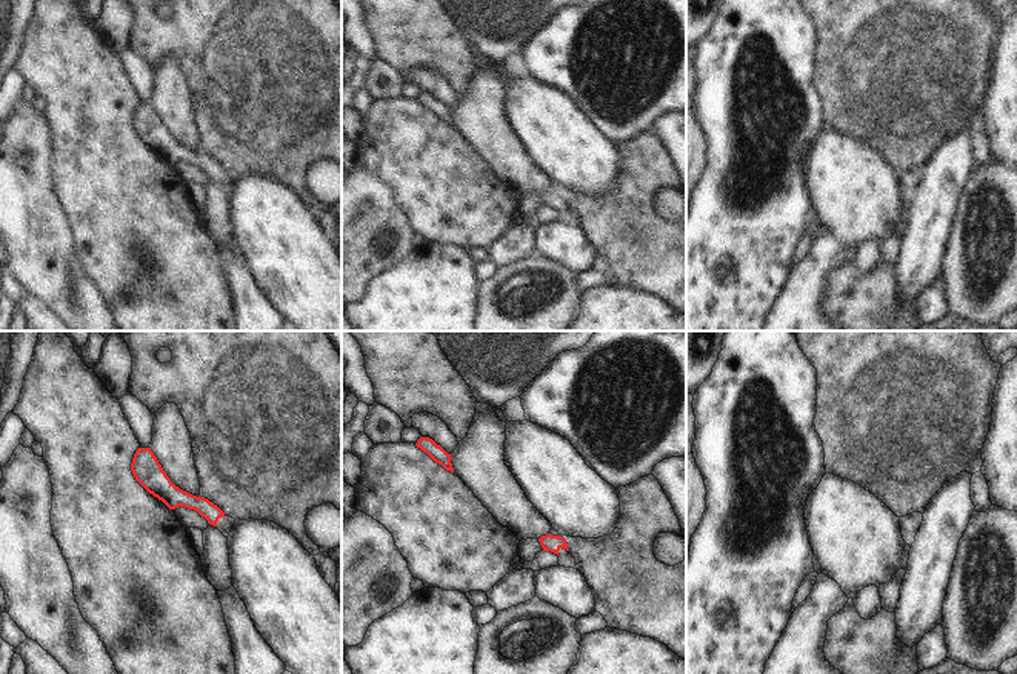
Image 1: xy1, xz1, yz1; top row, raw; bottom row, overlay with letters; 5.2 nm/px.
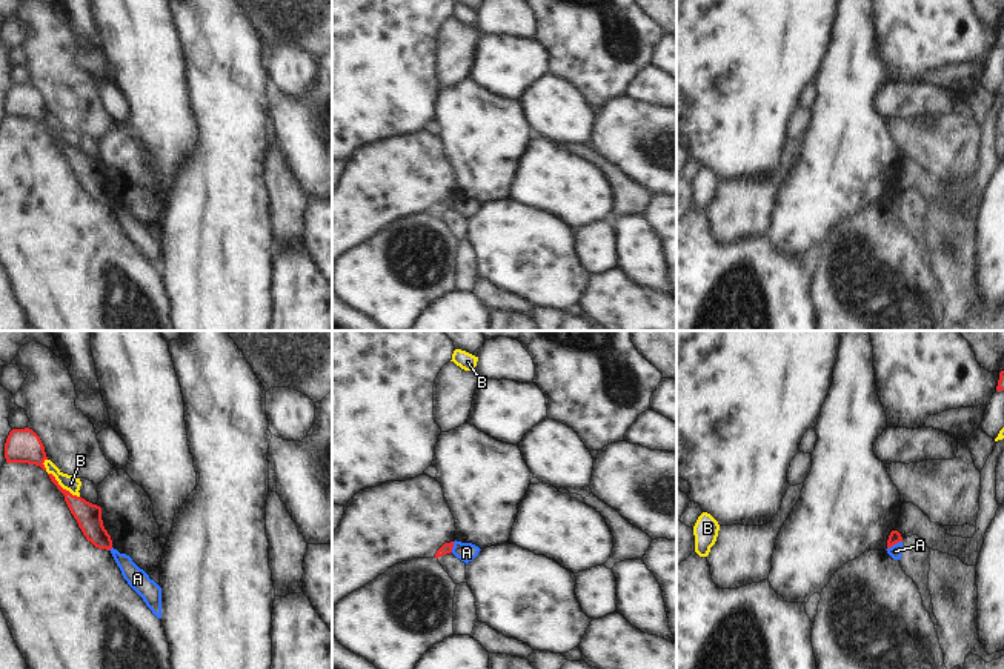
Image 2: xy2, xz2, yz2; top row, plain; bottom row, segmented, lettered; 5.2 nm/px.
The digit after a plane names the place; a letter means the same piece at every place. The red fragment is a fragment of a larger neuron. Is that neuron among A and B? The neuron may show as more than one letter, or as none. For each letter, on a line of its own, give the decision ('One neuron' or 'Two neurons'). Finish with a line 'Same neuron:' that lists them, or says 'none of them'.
A: Two neurons
B: Two neurons
Same neuron: none of them.

